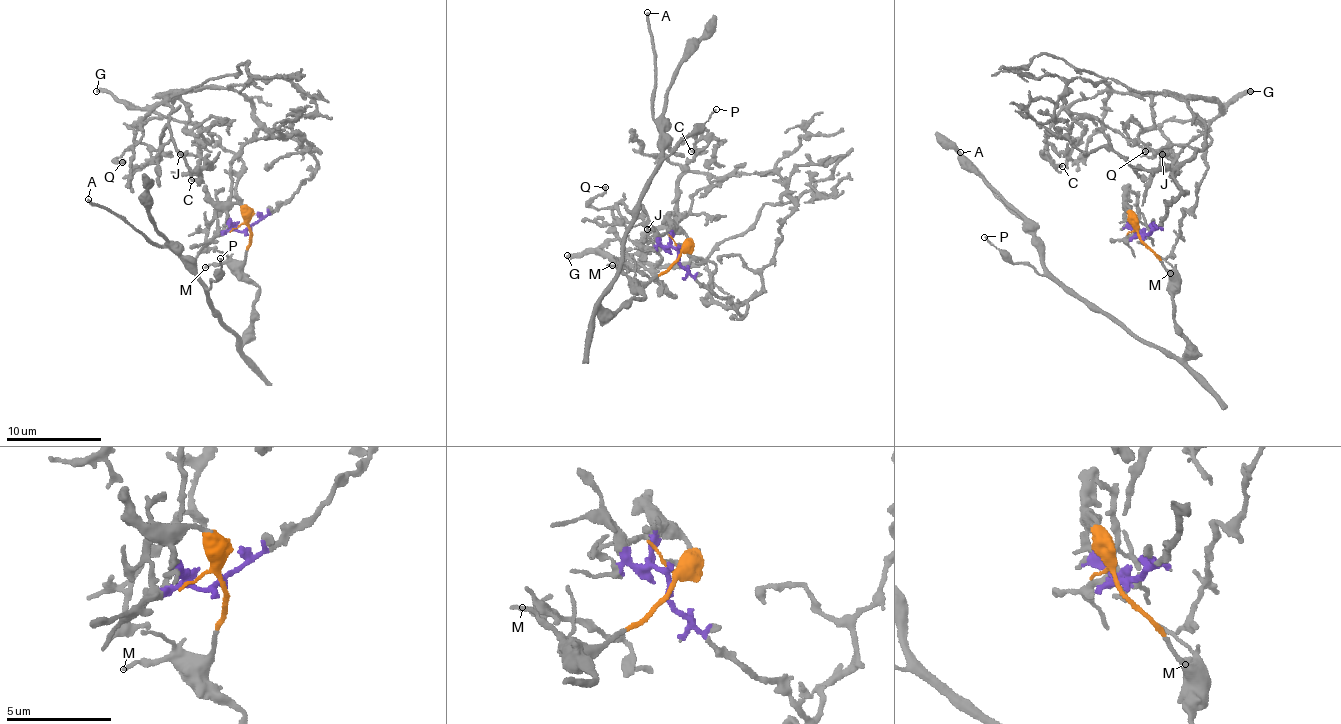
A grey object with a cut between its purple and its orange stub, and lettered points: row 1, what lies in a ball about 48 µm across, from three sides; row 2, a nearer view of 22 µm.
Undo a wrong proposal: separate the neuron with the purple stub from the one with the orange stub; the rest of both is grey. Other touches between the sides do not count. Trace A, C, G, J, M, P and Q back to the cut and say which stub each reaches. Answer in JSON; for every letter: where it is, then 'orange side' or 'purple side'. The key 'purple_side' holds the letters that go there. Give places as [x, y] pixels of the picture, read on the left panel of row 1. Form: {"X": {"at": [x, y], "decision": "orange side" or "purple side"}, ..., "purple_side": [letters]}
{"A": {"at": [88, 199], "decision": "orange side"}, "C": {"at": [191, 180], "decision": "purple side"}, "G": {"at": [96, 91], "decision": "purple side"}, "J": {"at": [180, 154], "decision": "purple side"}, "M": {"at": [205, 267], "decision": "orange side"}, "P": {"at": [220, 258], "decision": "orange side"}, "Q": {"at": [122, 162], "decision": "purple side"}, "purple_side": ["C", "G", "J", "Q"]}

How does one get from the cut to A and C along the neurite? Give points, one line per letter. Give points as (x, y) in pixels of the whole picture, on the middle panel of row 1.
A: (679, 256), (641, 287), (644, 298), (609, 313), (601, 305), (665, 146), (652, 115), (647, 13)
C: (677, 256), (746, 313), (705, 301), (703, 267), (643, 258), (697, 128), (691, 152)

